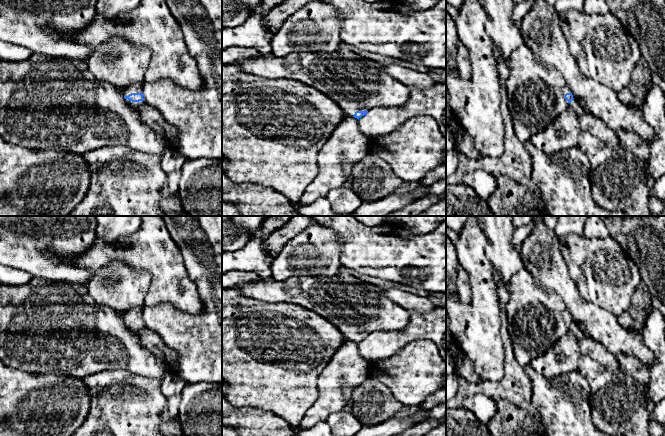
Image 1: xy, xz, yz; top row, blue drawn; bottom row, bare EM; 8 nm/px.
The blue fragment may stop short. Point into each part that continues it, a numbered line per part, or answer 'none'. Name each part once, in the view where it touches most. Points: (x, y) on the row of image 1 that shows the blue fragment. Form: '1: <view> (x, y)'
1: xy (137, 88)

